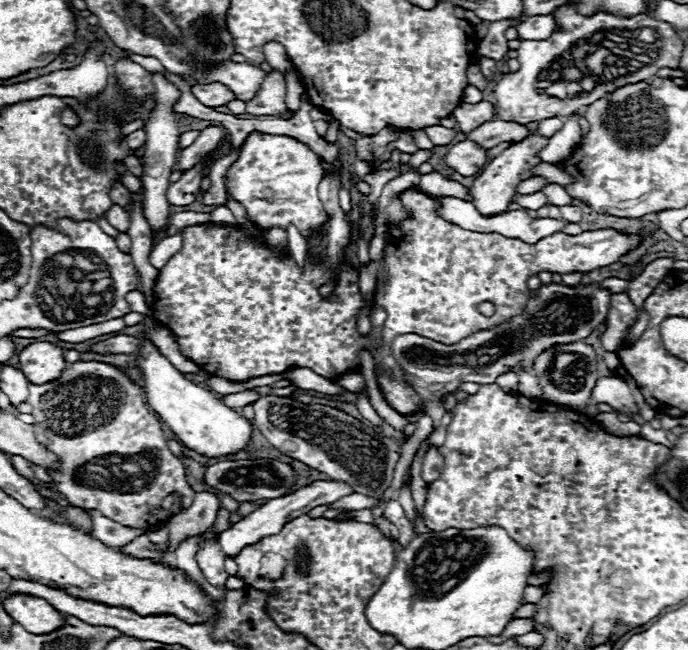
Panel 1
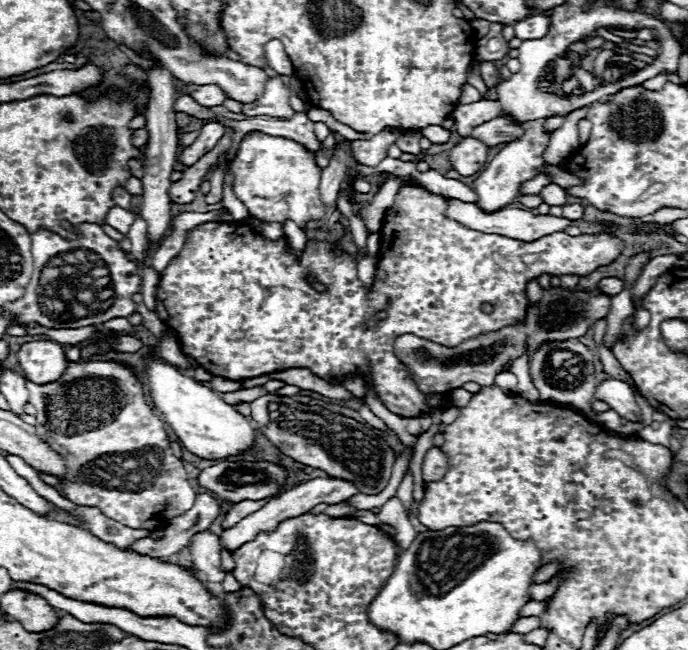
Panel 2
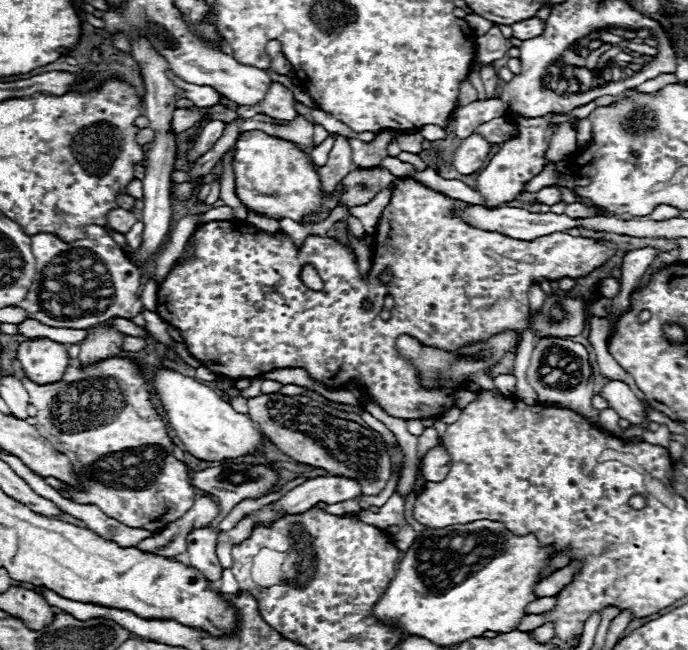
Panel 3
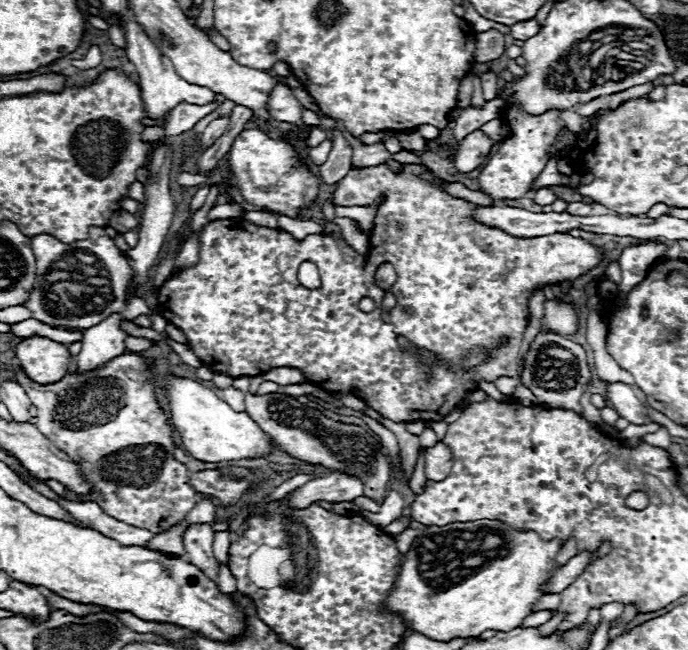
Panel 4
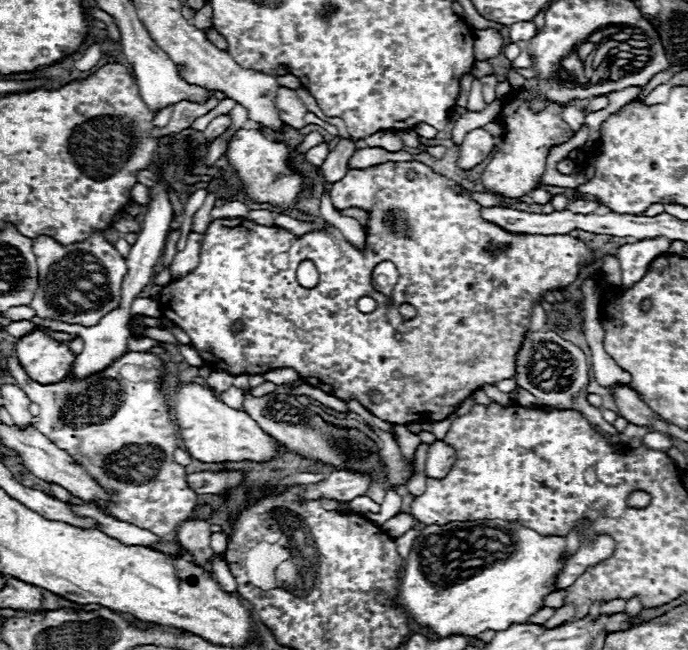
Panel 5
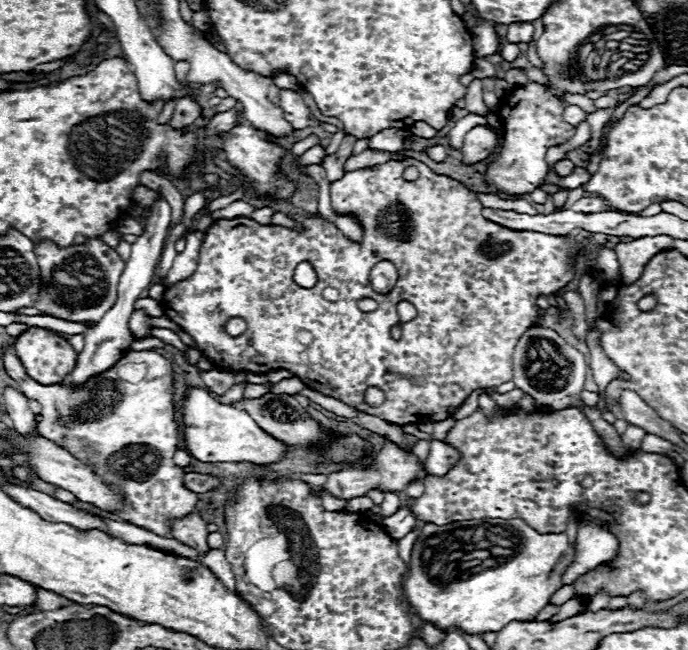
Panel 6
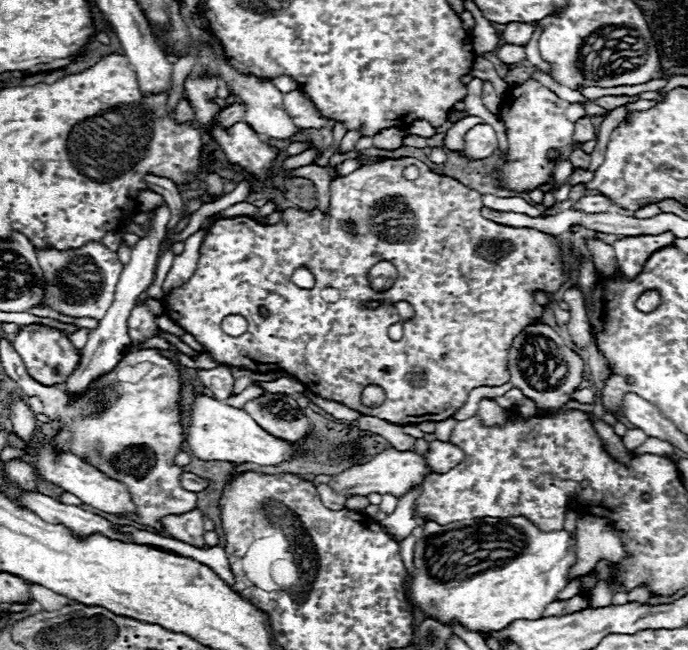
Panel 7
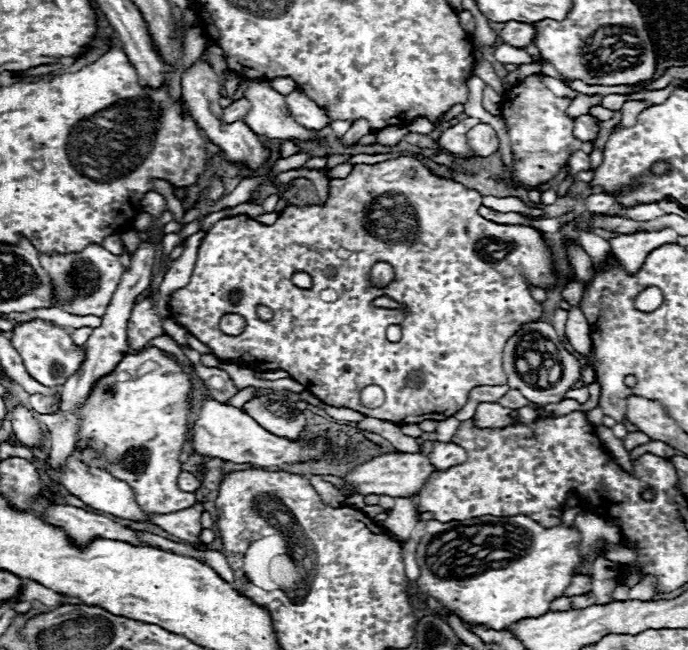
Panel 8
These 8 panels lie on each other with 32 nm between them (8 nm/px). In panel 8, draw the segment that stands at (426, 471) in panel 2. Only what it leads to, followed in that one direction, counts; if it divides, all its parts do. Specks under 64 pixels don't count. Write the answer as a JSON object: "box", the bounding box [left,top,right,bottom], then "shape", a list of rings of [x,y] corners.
{"box":[428,442,466,470],"shape":[[[434,442],[434,448],[428,454],[428,460],[436,470],[448,470],[448,468],[464,462],[464,458],[466,458],[464,448],[452,444],[452,442]]]}

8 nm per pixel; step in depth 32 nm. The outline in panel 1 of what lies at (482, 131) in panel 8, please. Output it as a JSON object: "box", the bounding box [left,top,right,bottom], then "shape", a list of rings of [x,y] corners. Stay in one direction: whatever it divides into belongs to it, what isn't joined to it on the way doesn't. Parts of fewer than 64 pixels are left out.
{"box":[444,142,486,176],"shape":[[[458,142],[450,148],[450,152],[444,156],[446,164],[456,170],[462,176],[474,176],[480,172],[480,168],[486,162],[486,150],[476,146],[474,142]]]}

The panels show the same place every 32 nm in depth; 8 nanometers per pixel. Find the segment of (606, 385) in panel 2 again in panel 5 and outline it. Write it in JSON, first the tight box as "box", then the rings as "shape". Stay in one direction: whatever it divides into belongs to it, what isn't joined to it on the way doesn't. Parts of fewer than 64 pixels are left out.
{"box":[612,386,668,434],"shape":[[[618,386],[614,392],[612,392],[612,398],[614,398],[614,404],[618,408],[618,414],[622,418],[626,418],[630,424],[636,424],[636,426],[654,426],[658,432],[666,432],[668,434],[668,426],[660,420],[654,418],[654,412],[652,408],[648,408],[634,390],[630,390],[628,386]]]}

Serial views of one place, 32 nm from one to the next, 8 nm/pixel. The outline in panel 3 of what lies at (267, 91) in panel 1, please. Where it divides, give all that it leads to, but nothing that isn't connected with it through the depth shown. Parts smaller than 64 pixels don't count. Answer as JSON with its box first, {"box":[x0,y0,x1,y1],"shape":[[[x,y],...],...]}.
{"box":[236,82,298,122],"shape":[[[270,82],[268,86],[268,92],[264,96],[264,100],[256,106],[240,106],[238,108],[238,114],[242,116],[240,120],[236,122],[242,122],[246,118],[252,118],[256,114],[266,114],[266,116],[272,116],[276,120],[294,120],[298,116],[298,112],[294,110],[294,104],[292,104],[294,96],[292,92],[280,84],[280,82]]]}

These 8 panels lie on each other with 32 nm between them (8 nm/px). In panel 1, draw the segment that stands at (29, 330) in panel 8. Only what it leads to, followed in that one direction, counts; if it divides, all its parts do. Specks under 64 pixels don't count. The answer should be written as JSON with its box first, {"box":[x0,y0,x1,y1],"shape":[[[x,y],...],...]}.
{"box":[18,342,66,384],"shape":[[[36,342],[24,348],[20,354],[18,368],[24,372],[28,382],[32,384],[44,384],[60,378],[62,370],[66,368],[62,348],[50,344],[50,342]]]}

